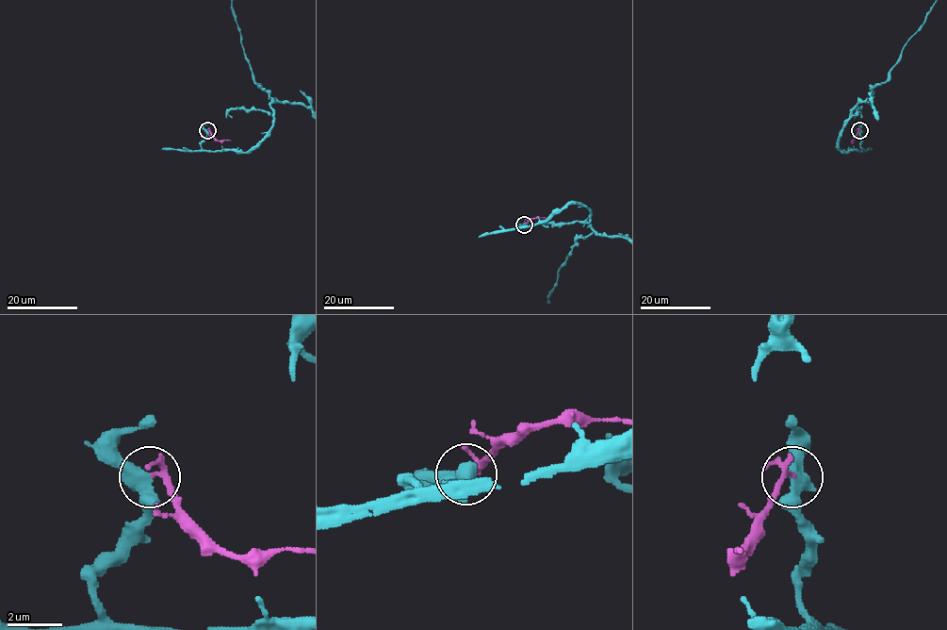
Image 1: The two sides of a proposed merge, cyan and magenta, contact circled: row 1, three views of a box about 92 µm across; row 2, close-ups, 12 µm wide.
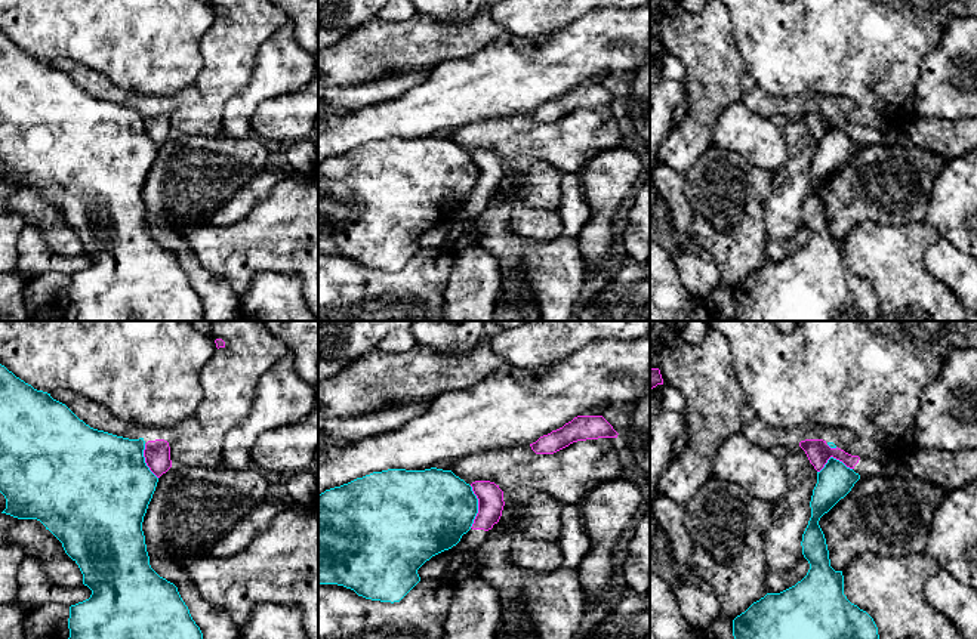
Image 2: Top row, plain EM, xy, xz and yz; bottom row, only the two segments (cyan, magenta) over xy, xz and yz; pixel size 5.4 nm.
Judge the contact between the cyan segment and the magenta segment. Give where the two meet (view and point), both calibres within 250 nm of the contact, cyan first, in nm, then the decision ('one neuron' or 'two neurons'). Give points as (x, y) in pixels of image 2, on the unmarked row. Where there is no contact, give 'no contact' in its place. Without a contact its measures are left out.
contact xz (477, 175); calibres 440 and 140 nm; two neurons

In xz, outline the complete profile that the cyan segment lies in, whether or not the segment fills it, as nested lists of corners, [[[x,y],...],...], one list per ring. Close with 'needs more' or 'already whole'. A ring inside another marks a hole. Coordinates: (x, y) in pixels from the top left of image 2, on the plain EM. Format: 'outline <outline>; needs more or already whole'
outline [[[388,138],[357,146],[318,164],[318,254],[338,253],[358,265],[400,271],[419,250],[417,238],[432,225],[456,214],[478,182],[472,155],[451,139]]]; already whole

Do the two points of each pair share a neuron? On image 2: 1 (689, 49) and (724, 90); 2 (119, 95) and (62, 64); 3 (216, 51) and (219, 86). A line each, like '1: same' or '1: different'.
1: same
2: same
3: same

